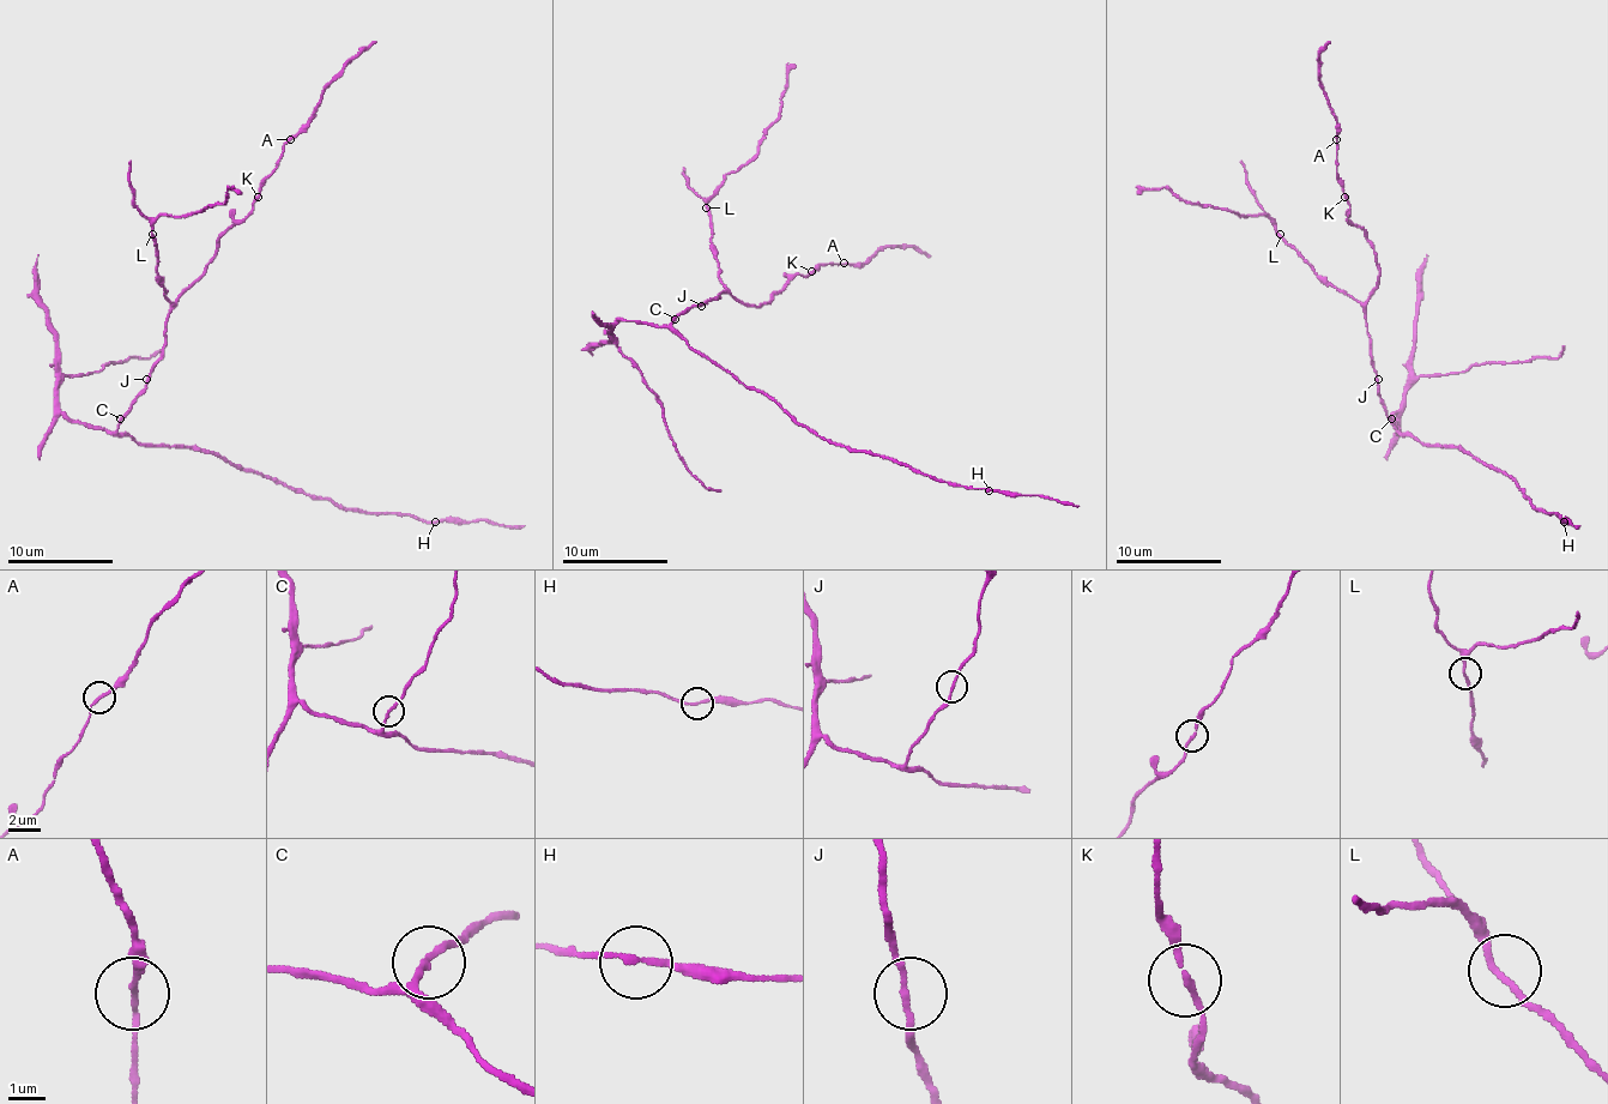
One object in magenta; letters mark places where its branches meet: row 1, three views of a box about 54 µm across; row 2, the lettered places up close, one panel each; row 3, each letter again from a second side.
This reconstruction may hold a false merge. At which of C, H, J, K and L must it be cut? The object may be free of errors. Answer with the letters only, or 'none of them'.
none of them

